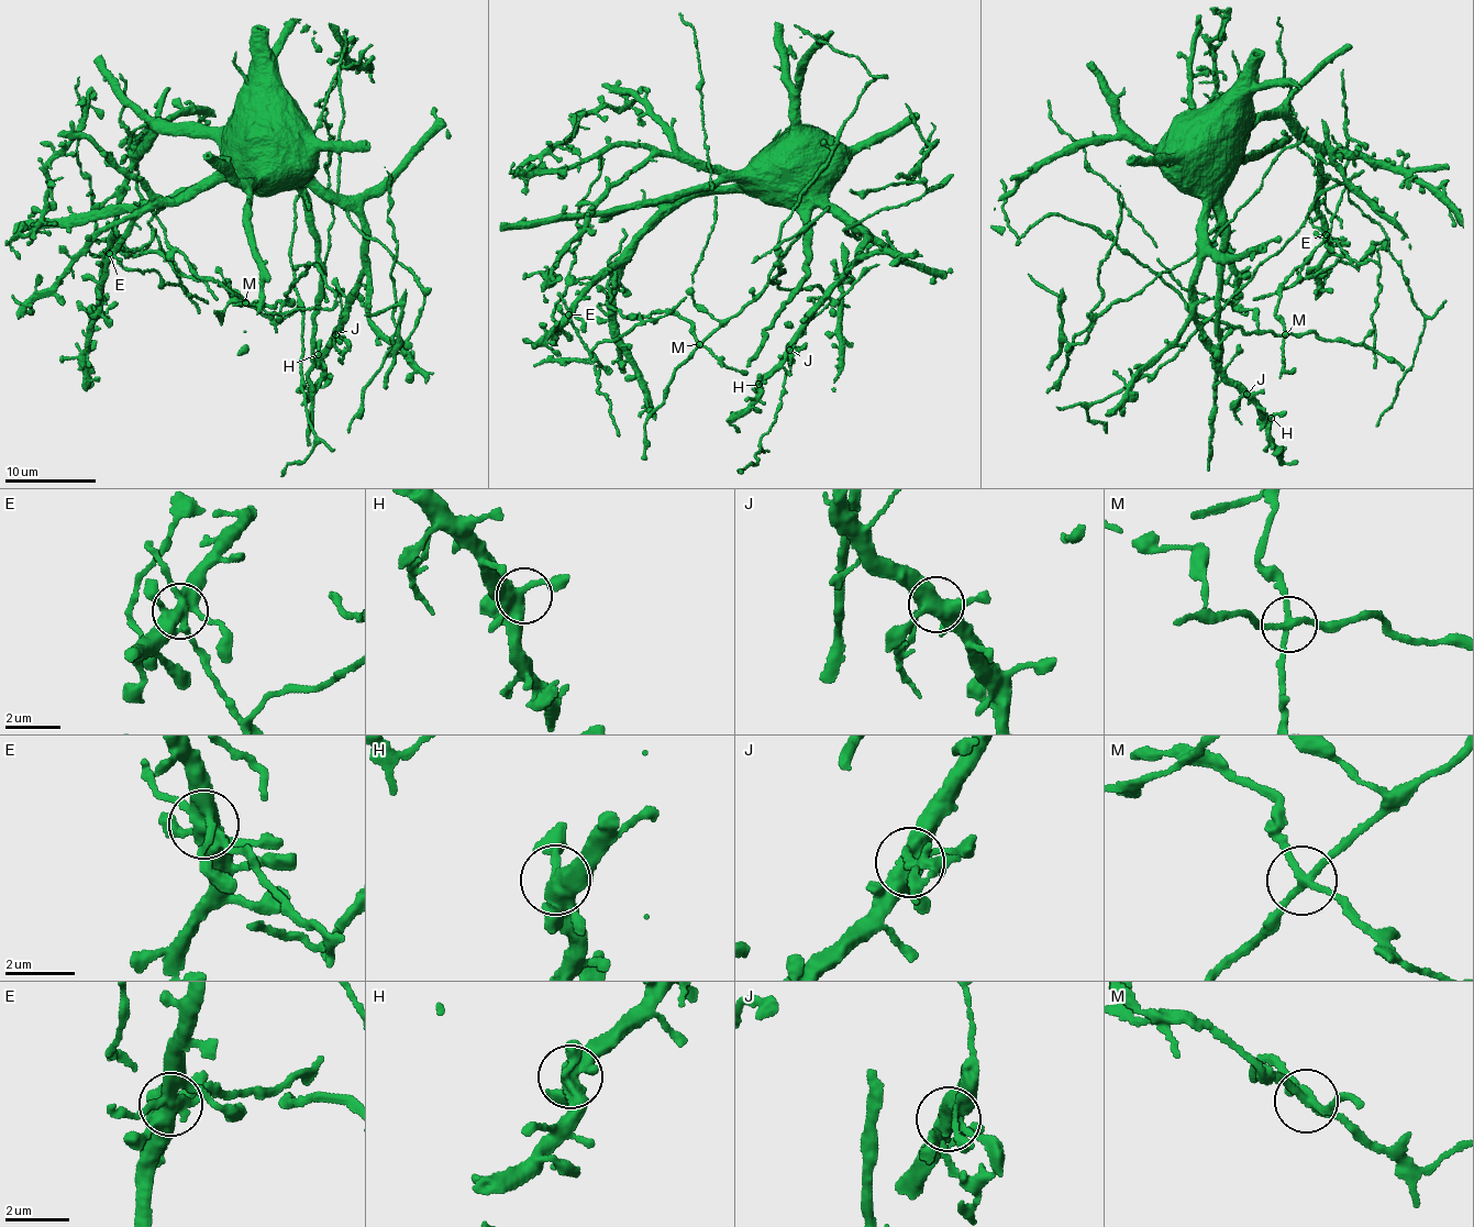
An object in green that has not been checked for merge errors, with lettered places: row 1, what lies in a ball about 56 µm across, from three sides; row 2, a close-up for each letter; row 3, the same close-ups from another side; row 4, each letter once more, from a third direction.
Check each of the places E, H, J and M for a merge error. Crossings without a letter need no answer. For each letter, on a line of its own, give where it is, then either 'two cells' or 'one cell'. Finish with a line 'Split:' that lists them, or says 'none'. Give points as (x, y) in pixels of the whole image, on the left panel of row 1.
E: at (109, 253); two cells
H: at (318, 354); one cell
J: at (335, 334); one cell
M: at (245, 302); two cells
Split: E, M

